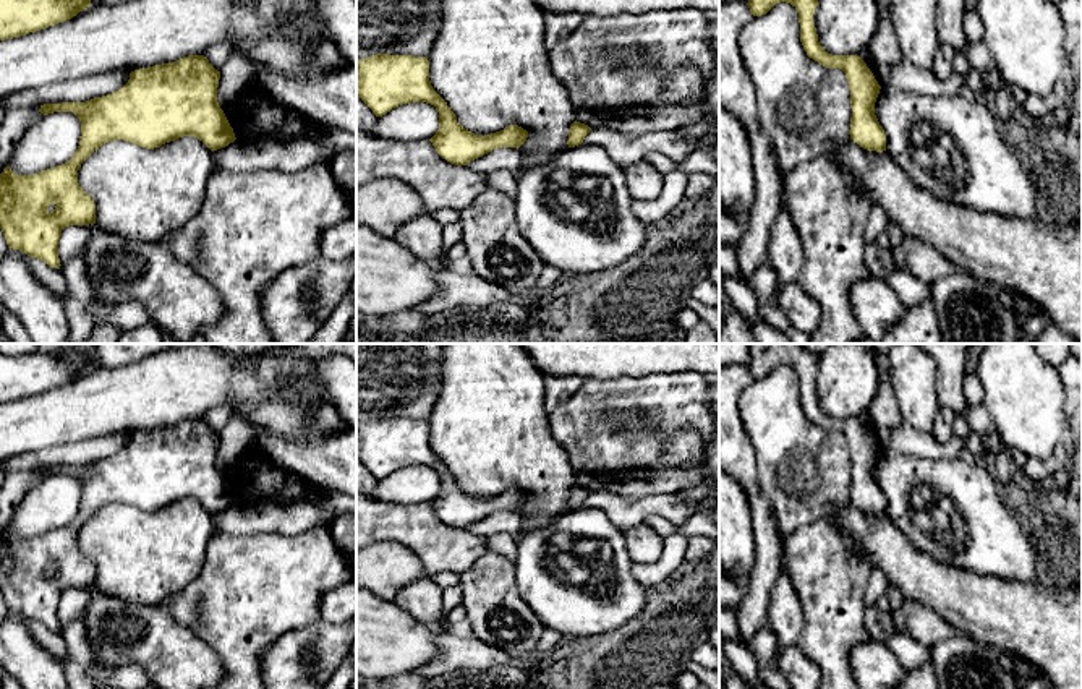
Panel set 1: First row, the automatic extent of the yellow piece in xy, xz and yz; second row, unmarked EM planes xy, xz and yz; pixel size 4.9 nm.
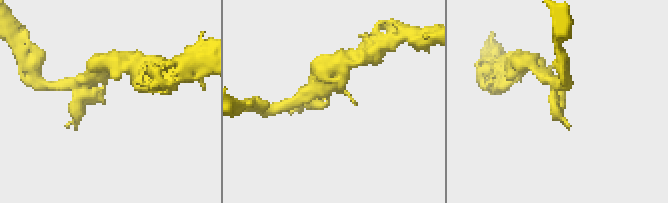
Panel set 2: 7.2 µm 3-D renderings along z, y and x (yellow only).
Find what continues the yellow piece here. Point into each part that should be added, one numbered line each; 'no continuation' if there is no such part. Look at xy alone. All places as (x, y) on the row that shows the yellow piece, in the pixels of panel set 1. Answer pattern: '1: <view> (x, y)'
no continuation

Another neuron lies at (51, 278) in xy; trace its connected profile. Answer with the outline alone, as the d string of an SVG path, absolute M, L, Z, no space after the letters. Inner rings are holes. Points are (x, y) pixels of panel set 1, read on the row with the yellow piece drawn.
M31 256L28 258L28 264L29 264L32 274L36 276L36 279L44 287L47 287L57 297L65 300L68 289L66 289L66 280L65 280L65 277L63 277L60 269L50 267L42 259L31 258Z

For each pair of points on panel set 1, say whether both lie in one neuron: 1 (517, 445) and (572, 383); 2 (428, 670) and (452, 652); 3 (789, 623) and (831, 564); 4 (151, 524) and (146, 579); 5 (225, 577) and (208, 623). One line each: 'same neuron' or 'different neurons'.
1: different neurons
2: same neuron
3: different neurons
4: same neuron
5: same neuron

